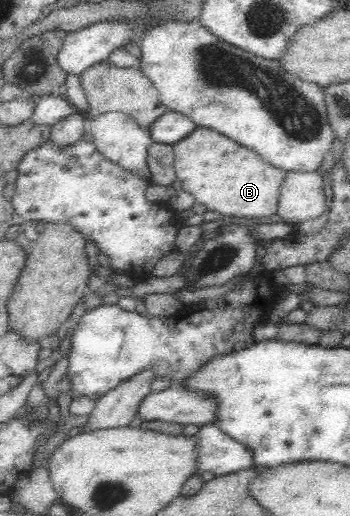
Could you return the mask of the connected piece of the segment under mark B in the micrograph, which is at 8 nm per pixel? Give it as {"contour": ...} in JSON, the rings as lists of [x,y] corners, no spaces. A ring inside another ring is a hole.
{"contour":[[[193,129],[189,136],[181,142],[173,144],[174,169],[176,178],[181,182],[182,190],[193,195],[195,202],[207,207],[208,211],[215,211],[222,217],[235,216],[238,218],[267,218],[276,214],[280,199],[280,189],[286,173],[281,169],[264,163],[253,149],[247,149],[225,135],[209,129]]]}

